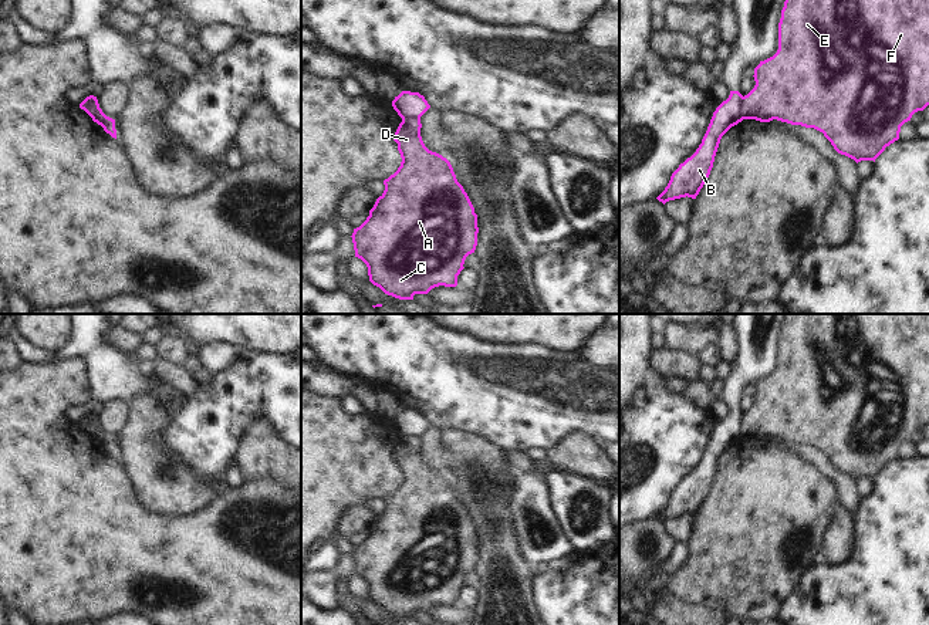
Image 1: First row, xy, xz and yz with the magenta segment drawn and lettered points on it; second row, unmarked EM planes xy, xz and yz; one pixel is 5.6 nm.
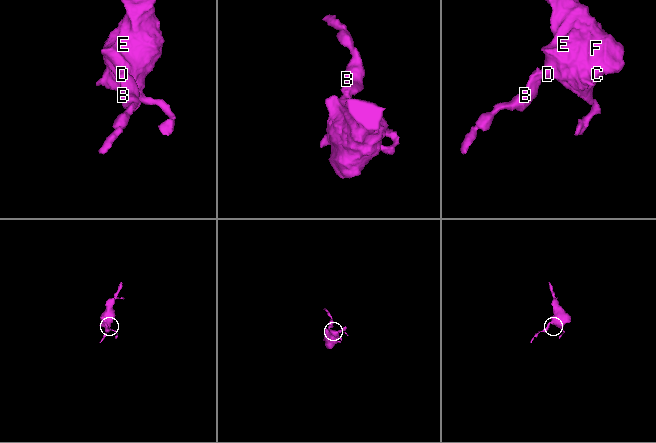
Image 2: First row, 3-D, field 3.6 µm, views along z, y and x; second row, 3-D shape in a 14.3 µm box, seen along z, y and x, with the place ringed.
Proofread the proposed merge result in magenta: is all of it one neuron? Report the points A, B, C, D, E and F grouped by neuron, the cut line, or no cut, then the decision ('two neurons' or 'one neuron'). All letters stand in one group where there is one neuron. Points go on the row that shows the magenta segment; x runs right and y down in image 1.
A C D E F / B; cut in yz along (742, 97), (742, 115), (745, 118); two neurons

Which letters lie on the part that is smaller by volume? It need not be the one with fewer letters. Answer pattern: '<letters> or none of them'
B

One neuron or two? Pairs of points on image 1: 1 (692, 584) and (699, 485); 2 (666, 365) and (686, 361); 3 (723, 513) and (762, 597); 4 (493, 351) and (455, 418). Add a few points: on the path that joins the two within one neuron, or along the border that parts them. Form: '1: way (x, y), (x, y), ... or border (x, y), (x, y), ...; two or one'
1: border (713, 483), (695, 517); two
2: way (671, 362), (682, 362); one
3: way (745, 534), (756, 546), (762, 560), (762, 575); one
4: way (493, 368), (460, 401); one

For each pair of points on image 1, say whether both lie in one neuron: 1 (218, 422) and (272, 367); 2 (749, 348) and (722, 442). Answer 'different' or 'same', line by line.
1: same
2: same

